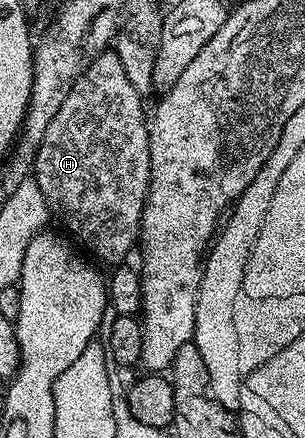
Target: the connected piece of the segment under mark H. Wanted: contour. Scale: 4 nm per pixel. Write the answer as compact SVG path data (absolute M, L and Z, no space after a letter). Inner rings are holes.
M108 49L98 55L89 65L89 69L85 69L85 73L81 73L81 77L77 77L77 81L73 85L73 89L69 89L69 97L65 97L65 101L61 105L61 109L57 109L57 114L53 116L53 121L49 121L49 129L45 129L45 137L41 137L41 145L37 149L37 157L35 158L35 166L33 168L33 178L35 184L41 189L41 193L45 197L50 214L55 215L61 222L67 226L66 234L72 240L80 239L97 258L98 262L111 263L110 265L119 265L124 262L123 259L131 250L136 250L137 244L141 239L141 224L143 222L143 202L147 199L147 193L151 185L151 154L149 153L149 119L143 115L144 96L137 93L137 89L133 89L133 84L129 81L129 76L125 74L125 69L121 65L119 58L115 56L114 50Z

